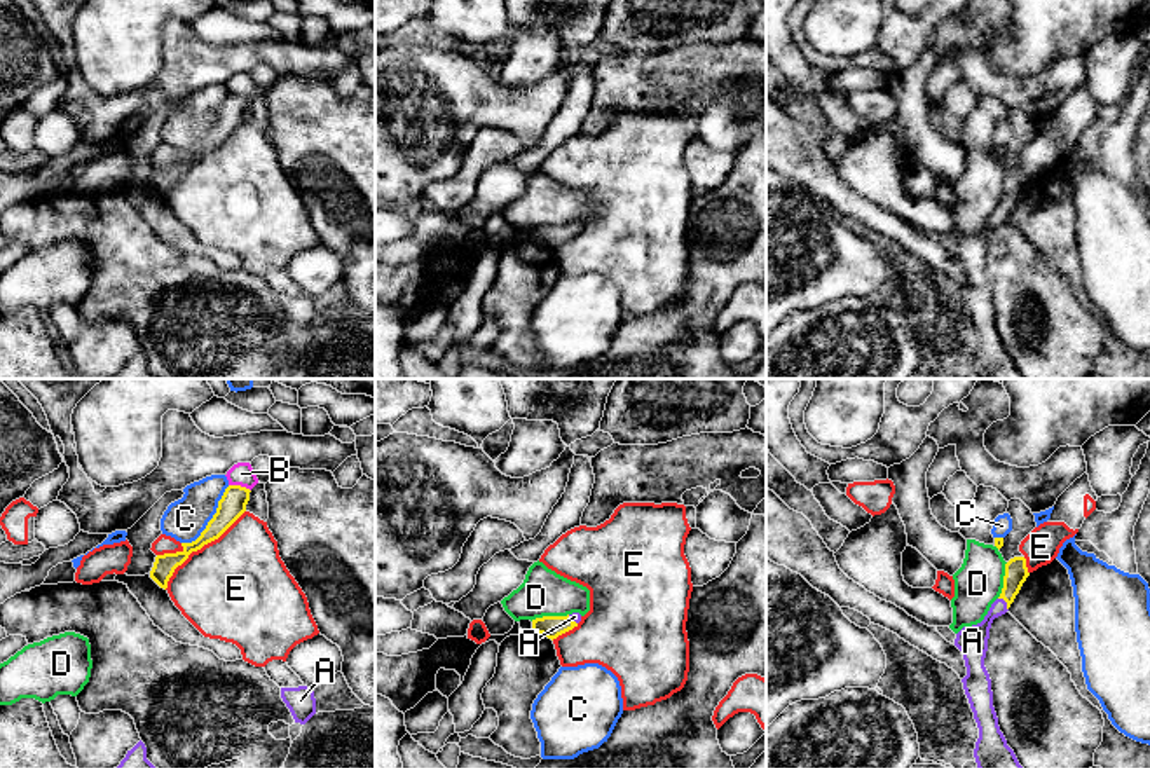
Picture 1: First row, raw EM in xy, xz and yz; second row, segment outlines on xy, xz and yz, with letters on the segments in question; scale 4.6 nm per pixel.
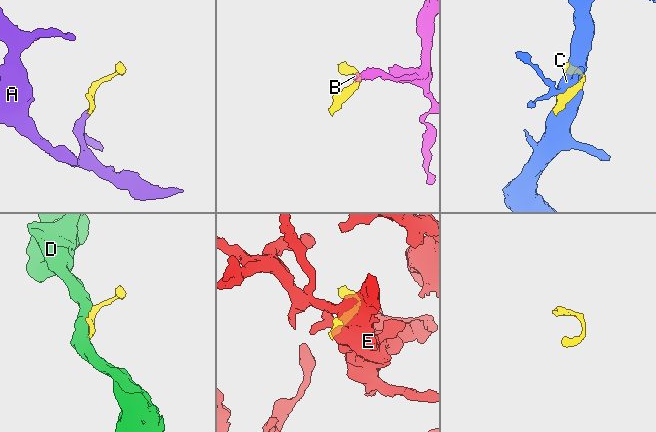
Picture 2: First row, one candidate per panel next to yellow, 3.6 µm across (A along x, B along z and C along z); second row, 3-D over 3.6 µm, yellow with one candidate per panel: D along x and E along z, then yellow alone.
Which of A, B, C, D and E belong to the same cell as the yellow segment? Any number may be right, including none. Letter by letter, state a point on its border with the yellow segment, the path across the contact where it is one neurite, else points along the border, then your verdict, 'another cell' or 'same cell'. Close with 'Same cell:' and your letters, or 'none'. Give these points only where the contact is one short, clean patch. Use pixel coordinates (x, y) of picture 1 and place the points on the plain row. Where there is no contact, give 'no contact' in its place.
A: yz (1006, 210) | across yz (1016, 180), (1006, 210), (972, 250) | same cell
B: xy (239, 95) | along xy (229, 93), (239, 93), (250, 100) | another cell
C: xy (212, 128) | another cell
D: xz (548, 226) | another cell
E: xy (199, 157) | another cell
Same cell: A

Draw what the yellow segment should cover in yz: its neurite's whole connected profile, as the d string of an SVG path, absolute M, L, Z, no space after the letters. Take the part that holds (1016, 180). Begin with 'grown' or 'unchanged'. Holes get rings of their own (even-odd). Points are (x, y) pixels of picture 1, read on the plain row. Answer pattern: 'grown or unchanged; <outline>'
grown; M1010 168L1005 173L1002 202L991 213L984 229L977 234L963 236L955 248L955 255L962 260L967 276L967 285L962 288L963 298L979 337L974 358L979 379L1024 379L1000 340L984 267L993 229L1009 220L1028 185L1026 168Z

